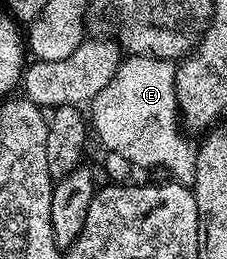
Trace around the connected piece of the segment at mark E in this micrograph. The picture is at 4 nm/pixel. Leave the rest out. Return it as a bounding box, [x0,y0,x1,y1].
[88,54,197,187]

